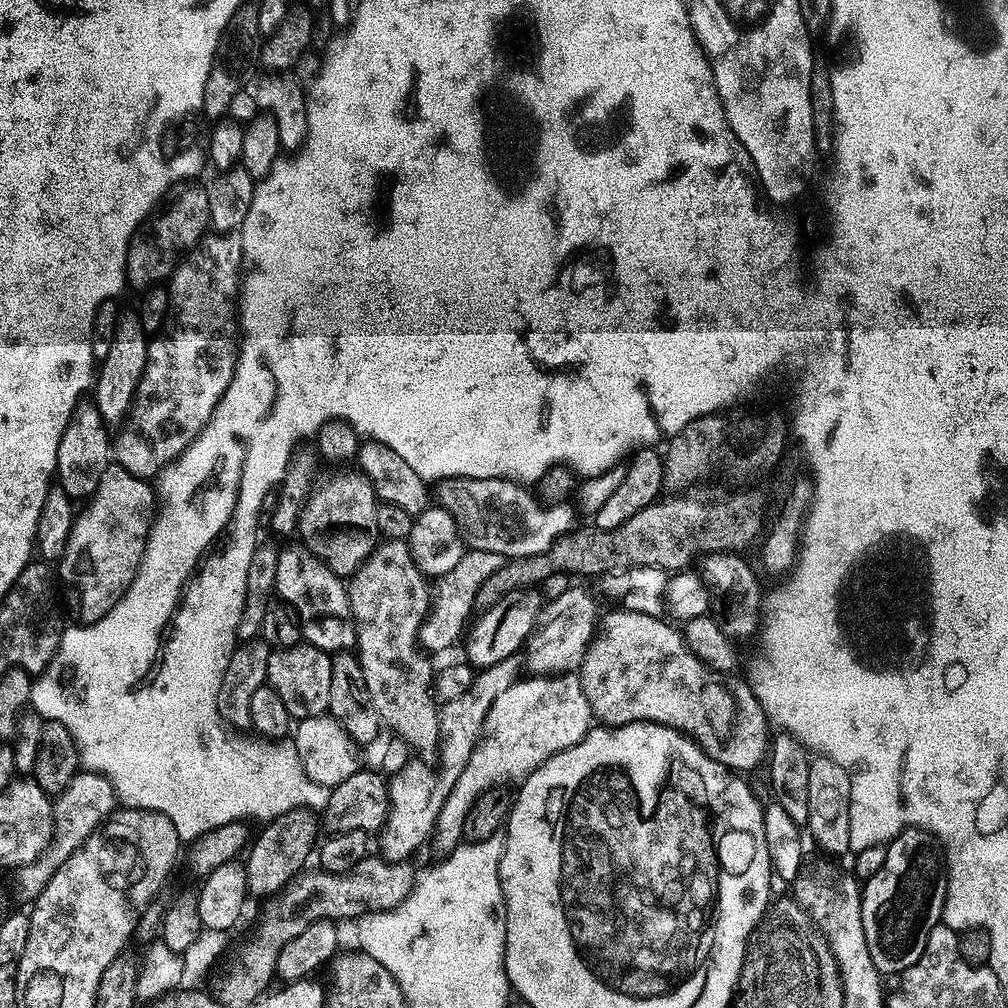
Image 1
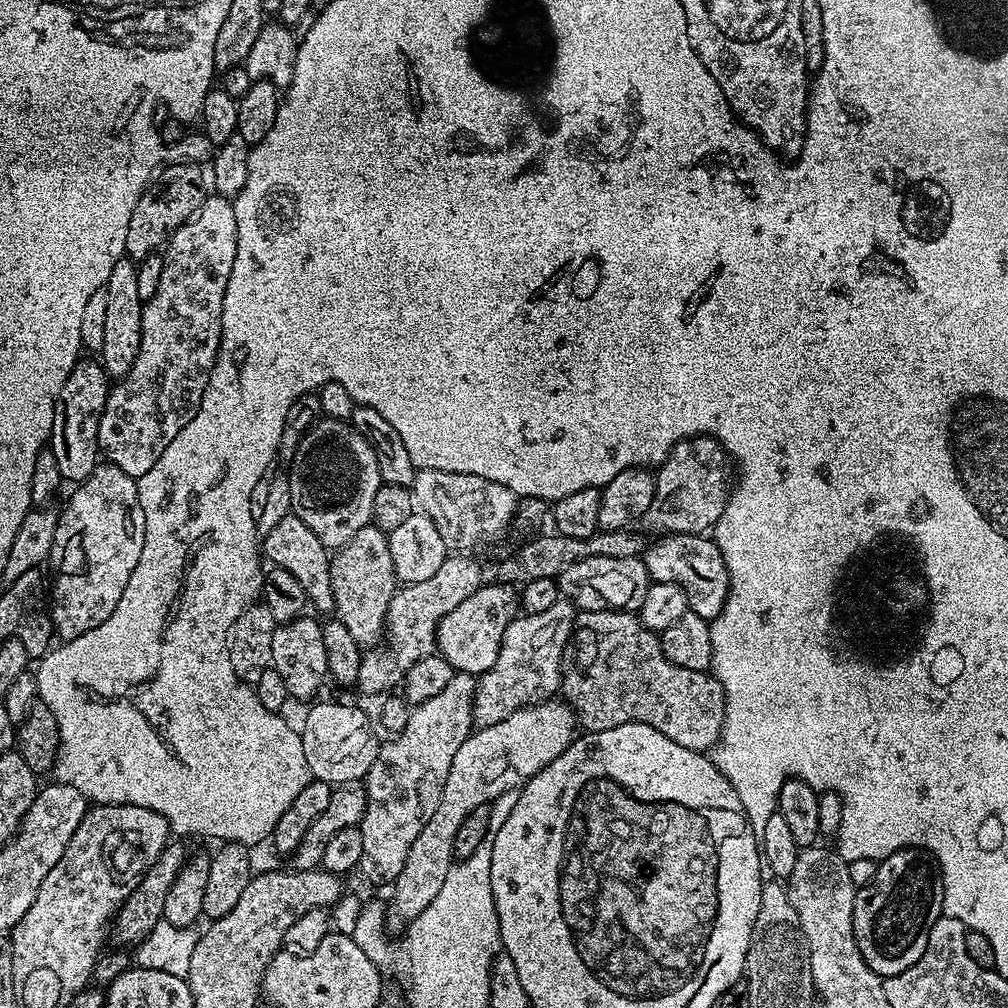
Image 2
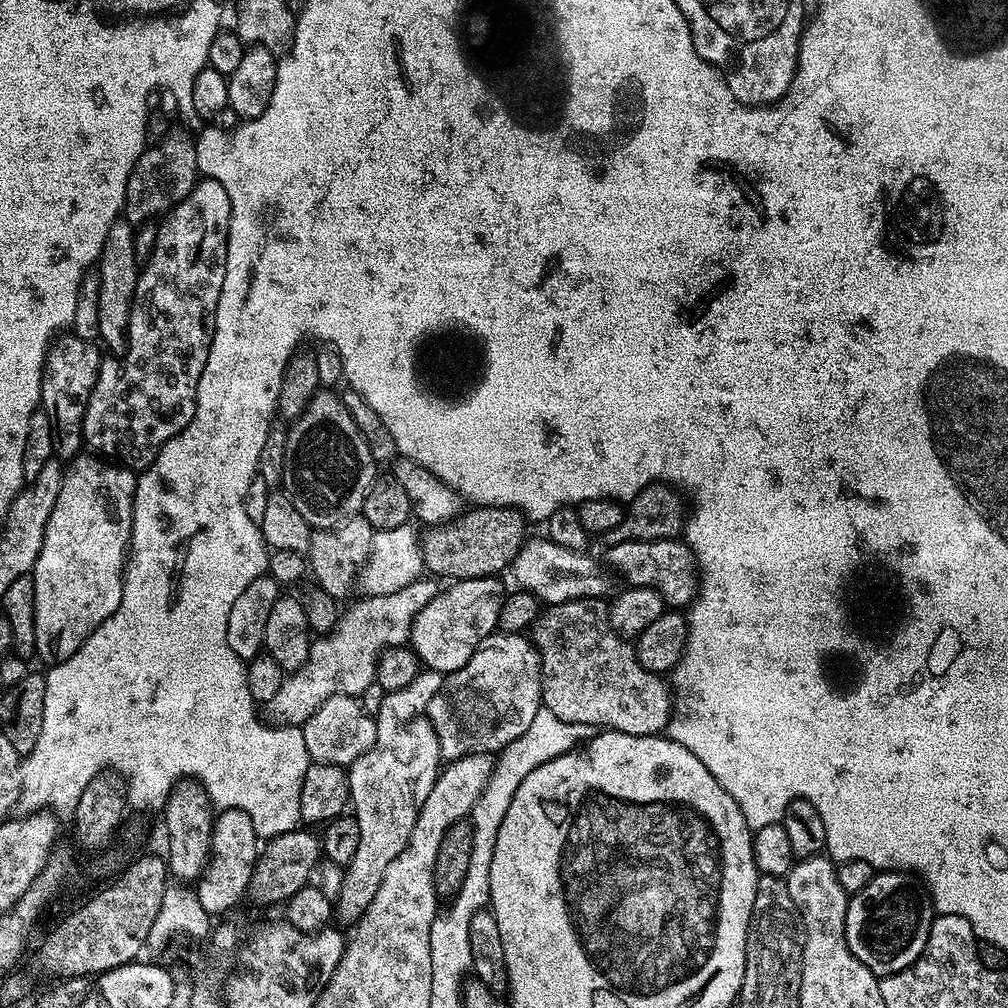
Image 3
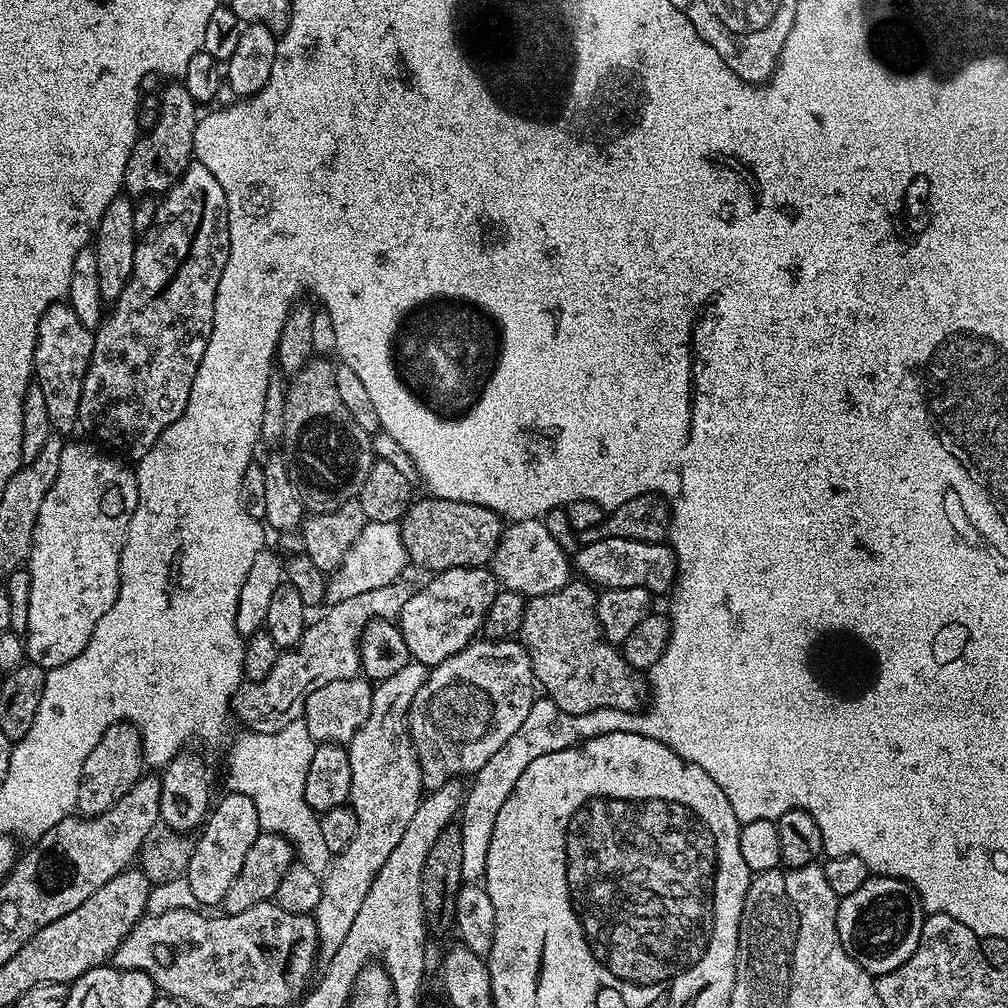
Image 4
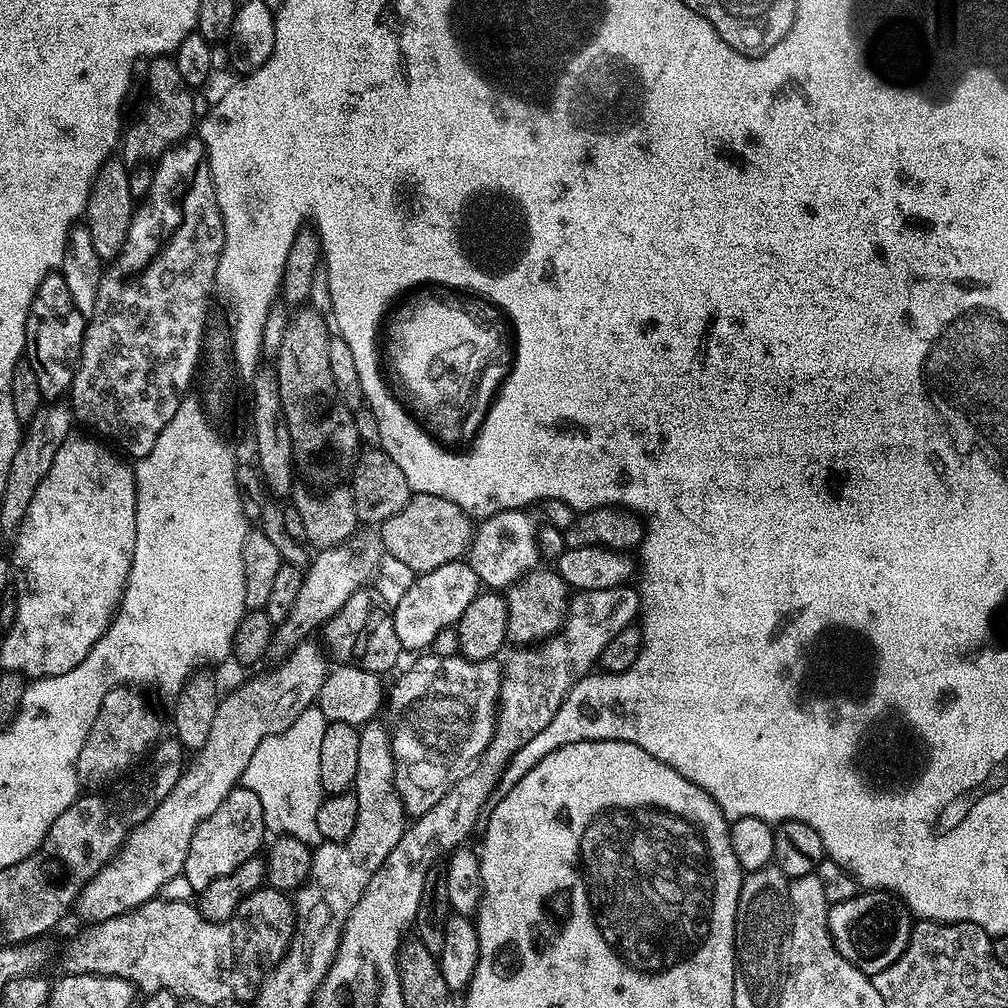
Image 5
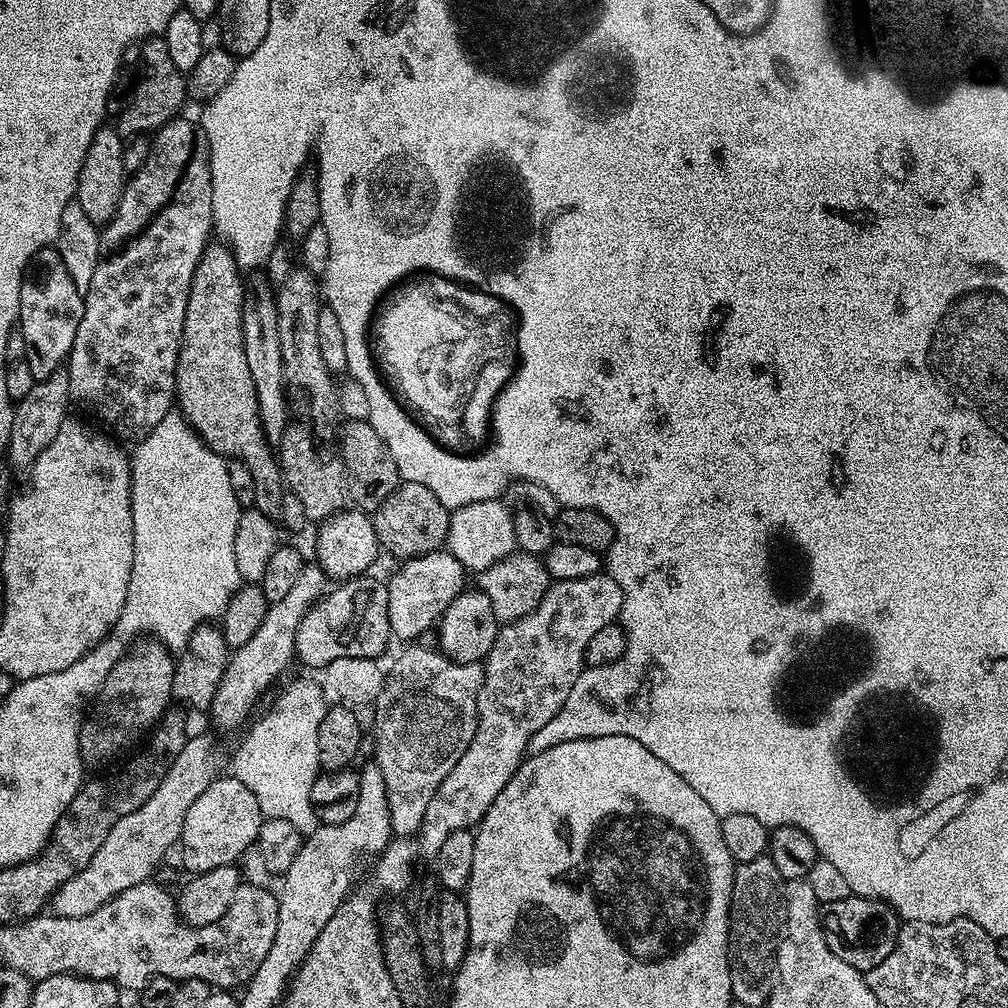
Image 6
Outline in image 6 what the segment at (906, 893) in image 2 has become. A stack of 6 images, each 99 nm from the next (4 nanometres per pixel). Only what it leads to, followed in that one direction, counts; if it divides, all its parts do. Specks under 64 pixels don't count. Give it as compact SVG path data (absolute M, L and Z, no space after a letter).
M853 894L842 898L842 902L823 905L820 910L820 925L826 946L830 946L830 950L842 958L842 962L850 962L854 970L865 974L878 966L878 962L882 962L890 950L894 950L901 923L891 906L883 900L872 900L869 896Z

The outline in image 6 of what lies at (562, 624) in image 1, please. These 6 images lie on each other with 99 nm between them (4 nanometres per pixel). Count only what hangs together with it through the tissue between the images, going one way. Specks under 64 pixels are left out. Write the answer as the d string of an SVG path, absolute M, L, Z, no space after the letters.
M405 647L398 662L384 677L384 685L374 702L376 717L372 720L372 740L376 743L374 763L382 770L386 784L386 802L390 806L392 830L397 837L408 838L419 832L426 806L434 798L434 790L442 786L446 774L458 766L468 743L476 733L478 718L478 694L484 685L484 666L459 664L449 660L443 652L432 648Z

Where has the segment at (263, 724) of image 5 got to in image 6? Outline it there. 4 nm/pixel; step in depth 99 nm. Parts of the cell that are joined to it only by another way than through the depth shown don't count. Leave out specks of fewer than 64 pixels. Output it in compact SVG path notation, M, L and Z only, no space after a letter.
M189 735L186 746L182 746L182 750L178 750L178 754L172 760L172 765L160 779L158 790L154 790L154 794L150 794L150 798L146 798L146 802L142 802L142 806L138 810L134 810L130 814L118 818L118 822L114 822L110 834L106 834L106 842L102 842L102 846L98 846L98 850L90 858L90 862L52 895L51 911L62 918L82 918L82 914L90 914L94 910L98 910L98 906L110 902L124 890L130 890L130 886L138 886L151 881L153 879L152 871L163 862L164 855L172 847L175 849L179 845L183 819L186 818L187 810L193 806L195 799L211 786L217 776L216 752L212 749L211 742L204 736Z

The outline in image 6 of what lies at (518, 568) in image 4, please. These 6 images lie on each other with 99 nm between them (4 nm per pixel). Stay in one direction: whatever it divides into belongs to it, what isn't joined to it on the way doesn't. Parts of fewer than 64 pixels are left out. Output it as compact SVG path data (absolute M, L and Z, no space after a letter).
M503 499L474 502L470 506L456 506L448 517L448 539L446 550L458 558L458 562L469 573L479 574L486 571L494 562L511 556L517 551L514 534L514 512L504 505Z

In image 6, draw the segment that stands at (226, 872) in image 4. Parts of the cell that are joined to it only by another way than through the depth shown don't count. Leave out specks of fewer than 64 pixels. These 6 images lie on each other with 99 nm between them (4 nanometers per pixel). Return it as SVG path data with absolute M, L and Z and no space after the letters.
M234 775L216 777L187 810L180 833L182 862L189 873L199 874L235 863L253 847L264 821L257 796Z

